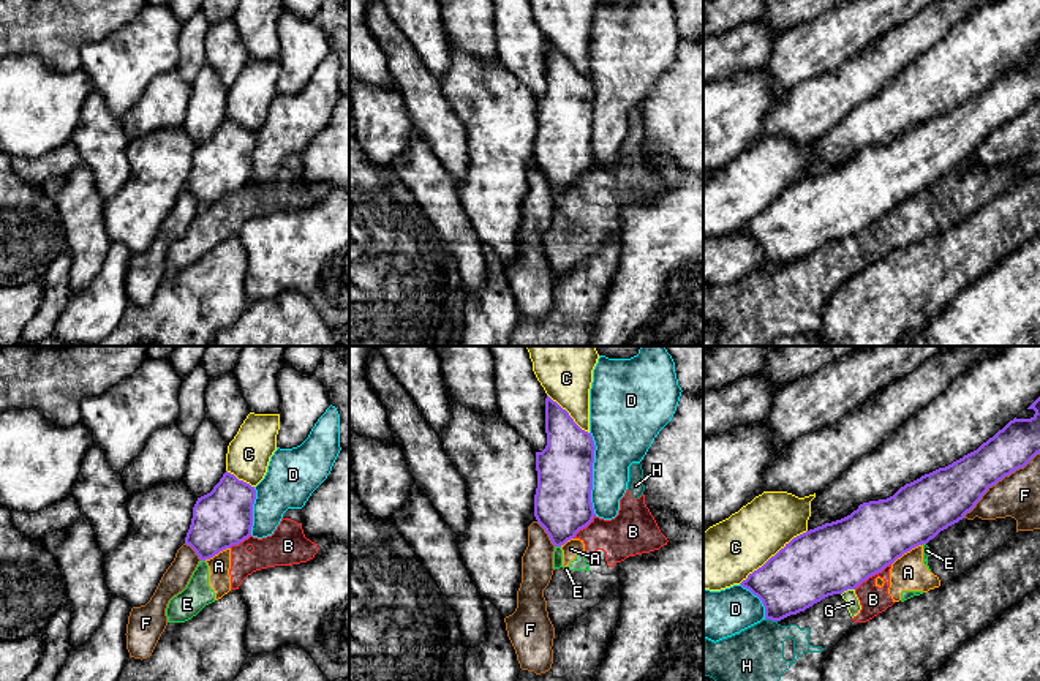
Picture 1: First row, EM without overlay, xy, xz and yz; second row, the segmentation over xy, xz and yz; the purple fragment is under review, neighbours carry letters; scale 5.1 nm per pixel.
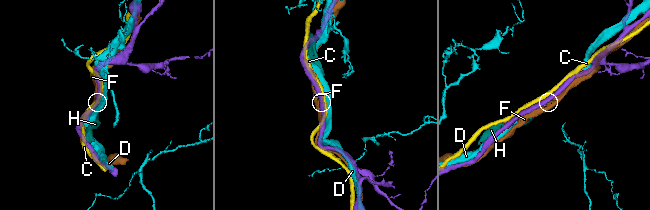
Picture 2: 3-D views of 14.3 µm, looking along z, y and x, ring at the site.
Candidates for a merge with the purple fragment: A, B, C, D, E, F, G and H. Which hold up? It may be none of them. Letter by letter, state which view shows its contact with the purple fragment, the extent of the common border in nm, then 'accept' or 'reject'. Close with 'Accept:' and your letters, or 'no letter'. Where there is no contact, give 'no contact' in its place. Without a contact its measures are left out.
A: meets purple in yz; contact 190 nm long; reject
B: meets purple in yz; contact 240 nm long; reject
C: meets purple in yz; contact 440 nm long; reject
D: meets purple in xz; contact 420 nm long; reject
E: meets purple in xz; contact 30 nm long; reject
F: meets purple in yz; contact 500 nm long; reject
G: meets purple in yz; contact 80 nm long; reject
H: meets purple in yz; contact 70 nm long; reject
Accept: no letter

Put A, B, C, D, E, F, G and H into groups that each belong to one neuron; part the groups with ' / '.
A B E G H / C / D / F

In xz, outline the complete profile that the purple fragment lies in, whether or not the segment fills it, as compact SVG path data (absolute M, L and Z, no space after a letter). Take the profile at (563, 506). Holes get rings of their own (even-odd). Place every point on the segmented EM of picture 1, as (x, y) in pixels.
M545 398L547 446L536 452L534 517L555 547L564 545L594 518L591 502L594 441L566 409Z

